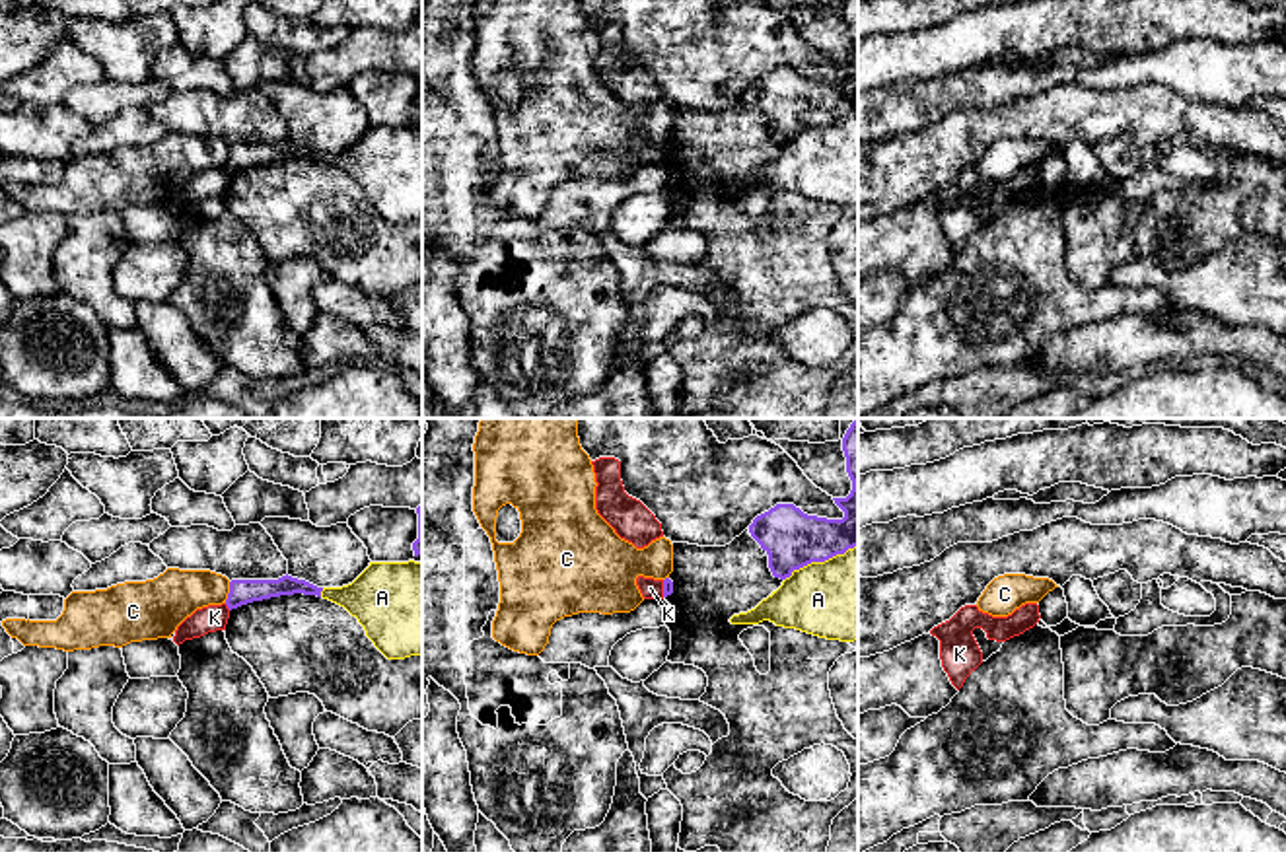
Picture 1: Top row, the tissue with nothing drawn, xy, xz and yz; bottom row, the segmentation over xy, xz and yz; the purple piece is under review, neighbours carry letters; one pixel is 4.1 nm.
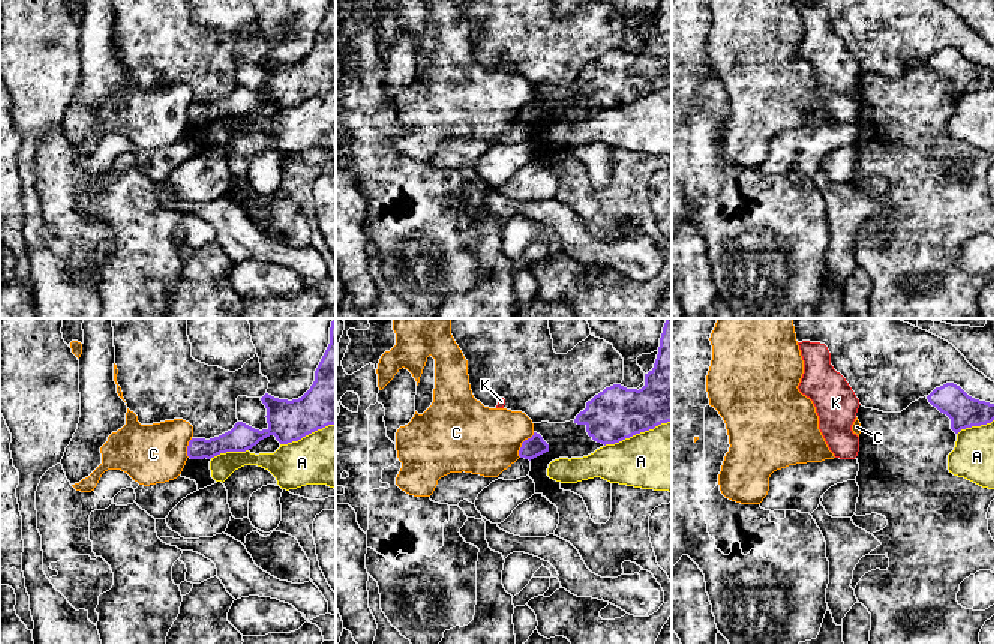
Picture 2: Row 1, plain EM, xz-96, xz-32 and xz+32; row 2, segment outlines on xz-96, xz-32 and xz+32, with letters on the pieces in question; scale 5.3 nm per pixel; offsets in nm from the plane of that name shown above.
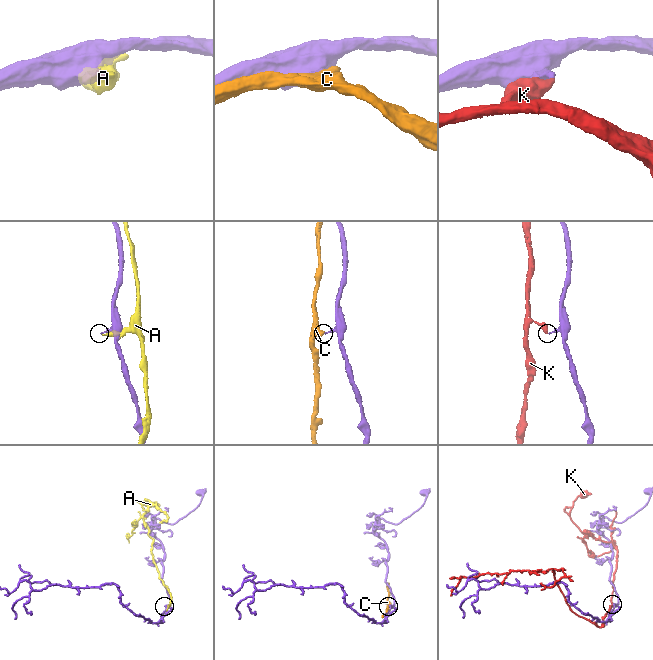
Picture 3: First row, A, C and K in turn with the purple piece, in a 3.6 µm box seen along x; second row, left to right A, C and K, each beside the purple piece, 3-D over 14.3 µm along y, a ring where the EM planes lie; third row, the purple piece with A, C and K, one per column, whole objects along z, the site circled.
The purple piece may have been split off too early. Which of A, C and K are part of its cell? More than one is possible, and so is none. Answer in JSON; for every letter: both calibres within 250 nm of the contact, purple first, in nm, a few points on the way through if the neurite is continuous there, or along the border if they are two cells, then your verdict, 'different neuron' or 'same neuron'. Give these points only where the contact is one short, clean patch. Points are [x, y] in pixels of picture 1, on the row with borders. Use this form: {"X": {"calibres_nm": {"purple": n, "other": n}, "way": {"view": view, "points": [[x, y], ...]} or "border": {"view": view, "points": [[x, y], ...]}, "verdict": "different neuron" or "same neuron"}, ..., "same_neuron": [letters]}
{"A": {"calibres_nm": {"purple": 240, "other": 360}, "verdict": "different neuron"}, "C": {"calibres_nm": {"purple": 110, "other": 200}, "border": {"view": "xy", "points": [[230, 582], [224, 602]]}, "verdict": "different neuron"}, "K": {"calibres_nm": {"purple": 110, "other": 110}, "border": {"view": "xy", "points": [[224, 603], [230, 609]]}, "verdict": "different neuron"}, "same_neuron": []}

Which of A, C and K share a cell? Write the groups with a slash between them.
A / C / K

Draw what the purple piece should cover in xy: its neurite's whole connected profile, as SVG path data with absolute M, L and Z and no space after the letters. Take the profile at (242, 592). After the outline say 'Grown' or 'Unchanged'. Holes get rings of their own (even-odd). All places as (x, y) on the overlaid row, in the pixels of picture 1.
M288 574L278 580L232 580L226 605L232 611L253 601L280 595L304 593L321 597L321 591L323 587L317 587L305 580L292 578Z. Unchanged

